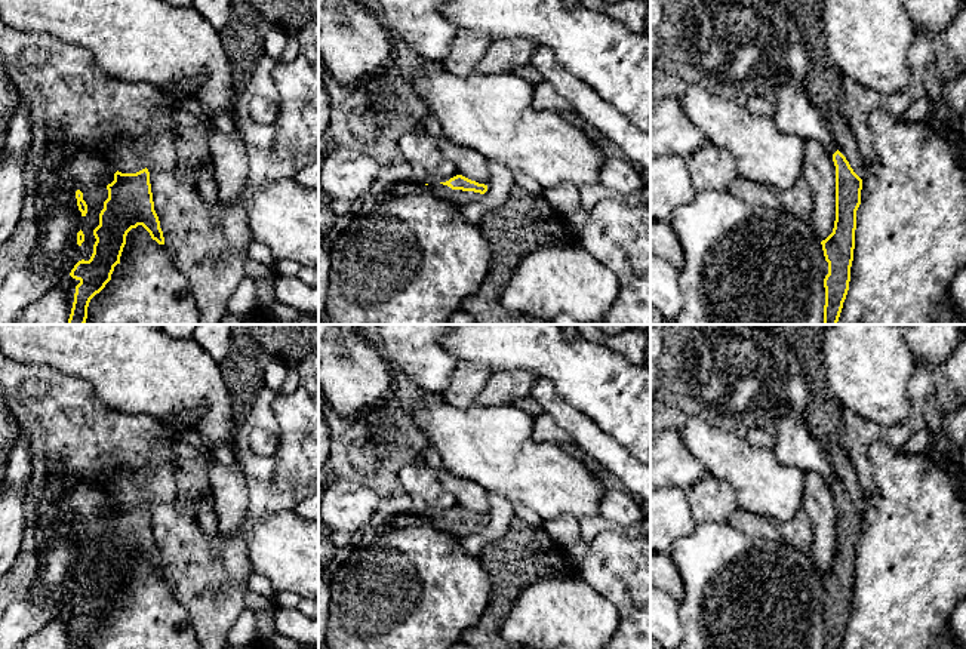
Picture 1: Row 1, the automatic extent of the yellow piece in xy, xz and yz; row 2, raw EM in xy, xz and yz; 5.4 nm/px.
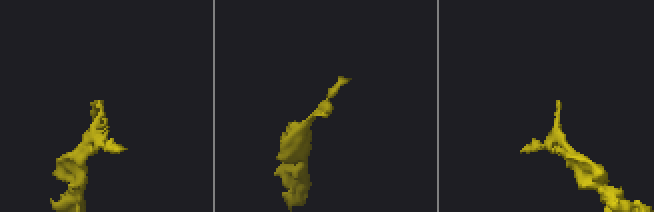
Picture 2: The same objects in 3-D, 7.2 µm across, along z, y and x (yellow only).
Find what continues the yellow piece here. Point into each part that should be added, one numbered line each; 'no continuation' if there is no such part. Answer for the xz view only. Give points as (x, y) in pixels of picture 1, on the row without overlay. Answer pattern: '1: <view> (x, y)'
1: xz (460, 529)

